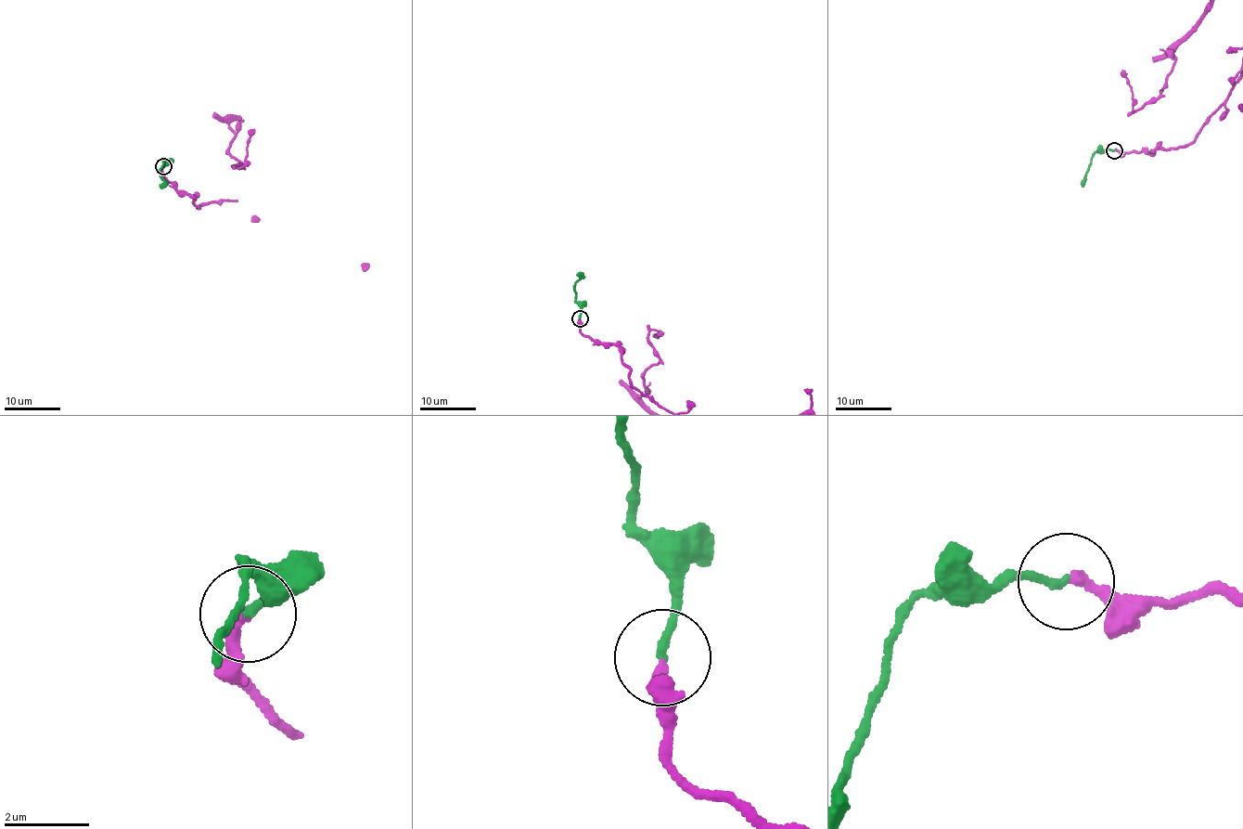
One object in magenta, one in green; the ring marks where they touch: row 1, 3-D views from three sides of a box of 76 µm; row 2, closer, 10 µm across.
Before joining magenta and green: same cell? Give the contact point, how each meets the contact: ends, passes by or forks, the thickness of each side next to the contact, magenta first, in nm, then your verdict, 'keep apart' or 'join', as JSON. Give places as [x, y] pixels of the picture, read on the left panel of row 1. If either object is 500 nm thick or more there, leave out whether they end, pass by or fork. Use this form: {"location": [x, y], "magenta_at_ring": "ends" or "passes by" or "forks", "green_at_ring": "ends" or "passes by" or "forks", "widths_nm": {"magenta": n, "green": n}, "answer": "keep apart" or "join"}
{"location": [163, 166], "magenta_at_ring": "ends", "green_at_ring": "ends", "widths_nm": {"magenta": 220, "green": 190}, "answer": "join"}

